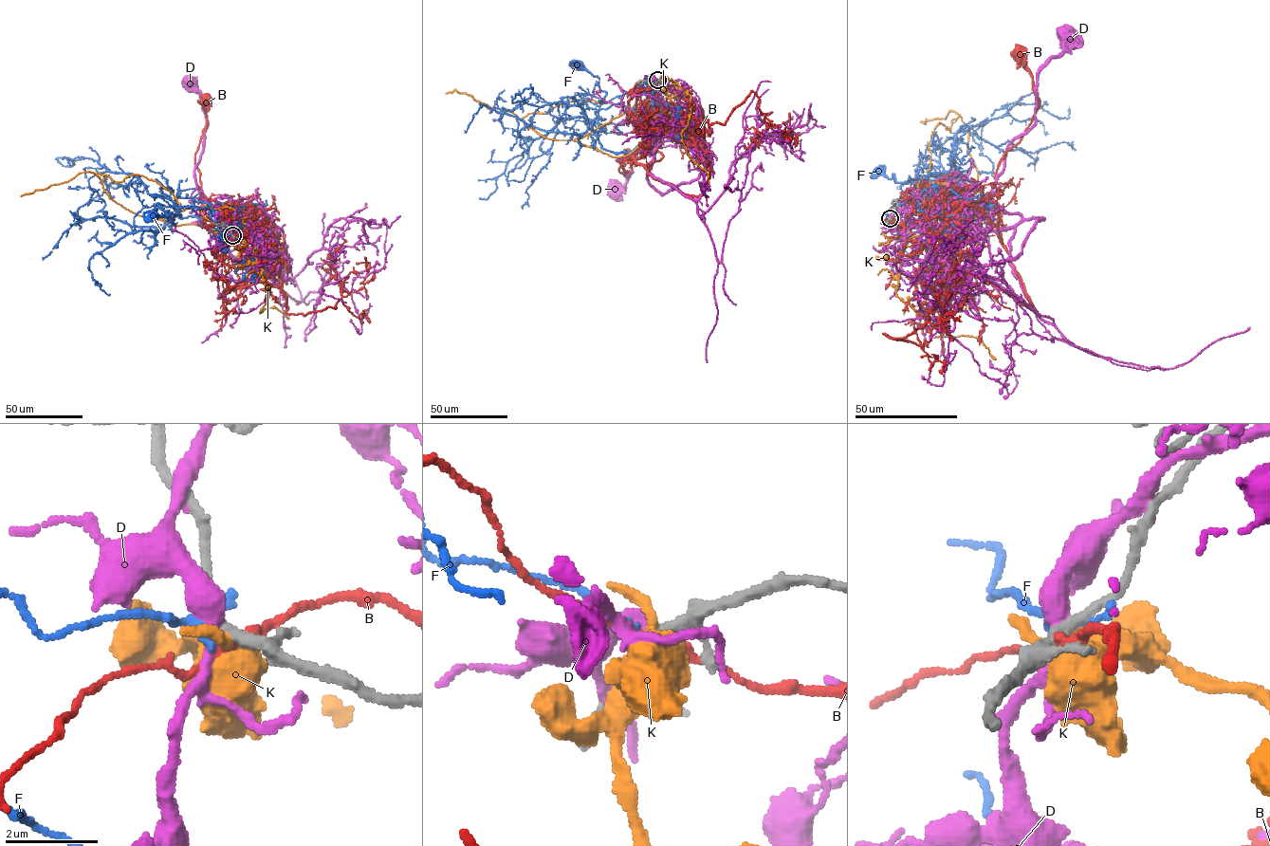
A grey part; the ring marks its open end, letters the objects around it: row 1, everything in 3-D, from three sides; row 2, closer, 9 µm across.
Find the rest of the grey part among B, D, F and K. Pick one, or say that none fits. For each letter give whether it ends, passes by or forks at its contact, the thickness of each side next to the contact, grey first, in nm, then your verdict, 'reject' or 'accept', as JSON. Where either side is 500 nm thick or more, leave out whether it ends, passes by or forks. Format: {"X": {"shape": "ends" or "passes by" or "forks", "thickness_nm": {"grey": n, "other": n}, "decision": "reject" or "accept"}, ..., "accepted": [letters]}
{"B": {"shape": "passes by", "thickness_nm": {"grey": 240, "other": 220}, "decision": "reject"}, "D": {"shape": "passes by", "thickness_nm": {"grey": 220, "other": 380}, "decision": "reject"}, "F": {"shape": "ends", "thickness_nm": {"grey": 200, "other": 240}, "decision": "reject"}, "K": {"thickness_nm": {"grey": 220, "other": 500}, "decision": "accept"}, "accepted": ["K"]}

